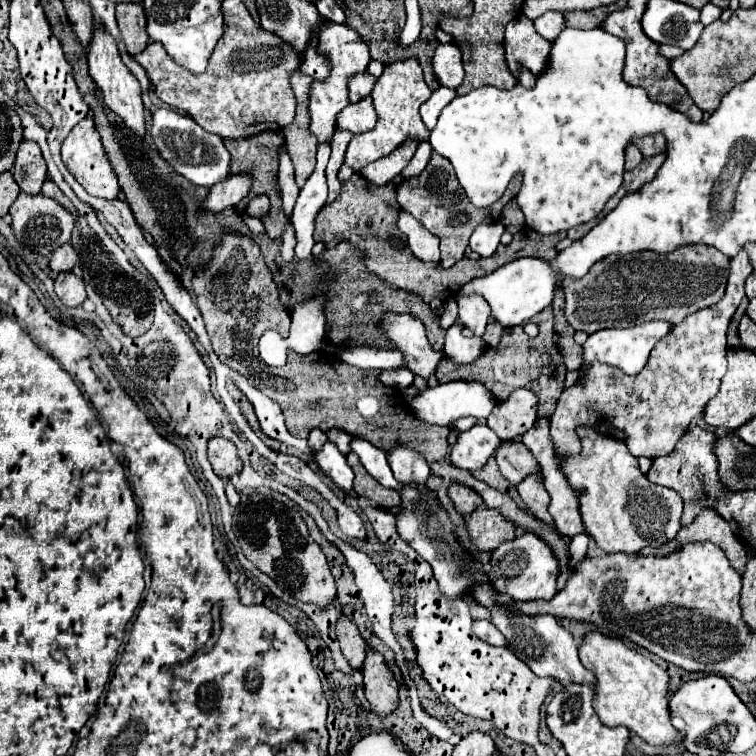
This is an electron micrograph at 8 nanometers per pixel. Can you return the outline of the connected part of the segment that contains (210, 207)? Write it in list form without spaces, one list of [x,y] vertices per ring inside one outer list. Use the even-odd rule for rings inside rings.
[[[234,175],[224,183],[216,183],[210,187],[210,195],[206,197],[206,211],[220,213],[226,207],[236,207],[246,193],[250,191],[252,185],[252,175]]]

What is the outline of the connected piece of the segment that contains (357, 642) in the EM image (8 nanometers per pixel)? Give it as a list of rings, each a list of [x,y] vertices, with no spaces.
[[[340,615],[338,621],[336,621],[336,637],[338,637],[340,649],[342,649],[344,657],[348,659],[348,663],[350,663],[354,669],[360,669],[368,645],[366,645],[366,641],[360,637],[358,627],[356,627],[346,615]]]

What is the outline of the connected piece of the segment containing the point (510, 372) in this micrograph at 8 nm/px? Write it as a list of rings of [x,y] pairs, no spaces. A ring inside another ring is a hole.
[[[544,309],[536,315],[536,325],[540,327],[540,335],[538,337],[528,337],[522,327],[512,327],[512,329],[504,329],[504,335],[500,339],[500,343],[496,347],[486,347],[484,353],[468,365],[458,365],[452,363],[448,359],[442,359],[440,363],[440,371],[444,371],[444,381],[454,381],[454,379],[464,379],[464,381],[478,381],[482,383],[488,391],[492,391],[492,395],[500,401],[506,399],[514,389],[518,387],[530,387],[538,399],[538,417],[550,417],[556,409],[556,401],[564,389],[564,375],[566,375],[566,367],[564,367],[564,359],[558,353],[552,337],[554,337],[554,325],[552,325],[552,309]],[[508,353],[512,353],[512,357],[508,357]],[[526,377],[530,377],[532,381],[526,381]]]

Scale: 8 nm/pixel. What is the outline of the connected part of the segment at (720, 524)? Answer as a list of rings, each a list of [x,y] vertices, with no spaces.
[[[704,509],[704,513],[698,513],[698,517],[692,521],[692,525],[682,527],[680,533],[676,535],[676,539],[670,541],[668,545],[654,549],[654,555],[668,555],[670,551],[678,549],[680,545],[692,543],[692,541],[712,541],[726,553],[732,567],[738,573],[744,573],[744,563],[746,563],[744,555],[748,555],[748,553],[742,549],[742,543],[732,533],[732,527],[714,509]]]

